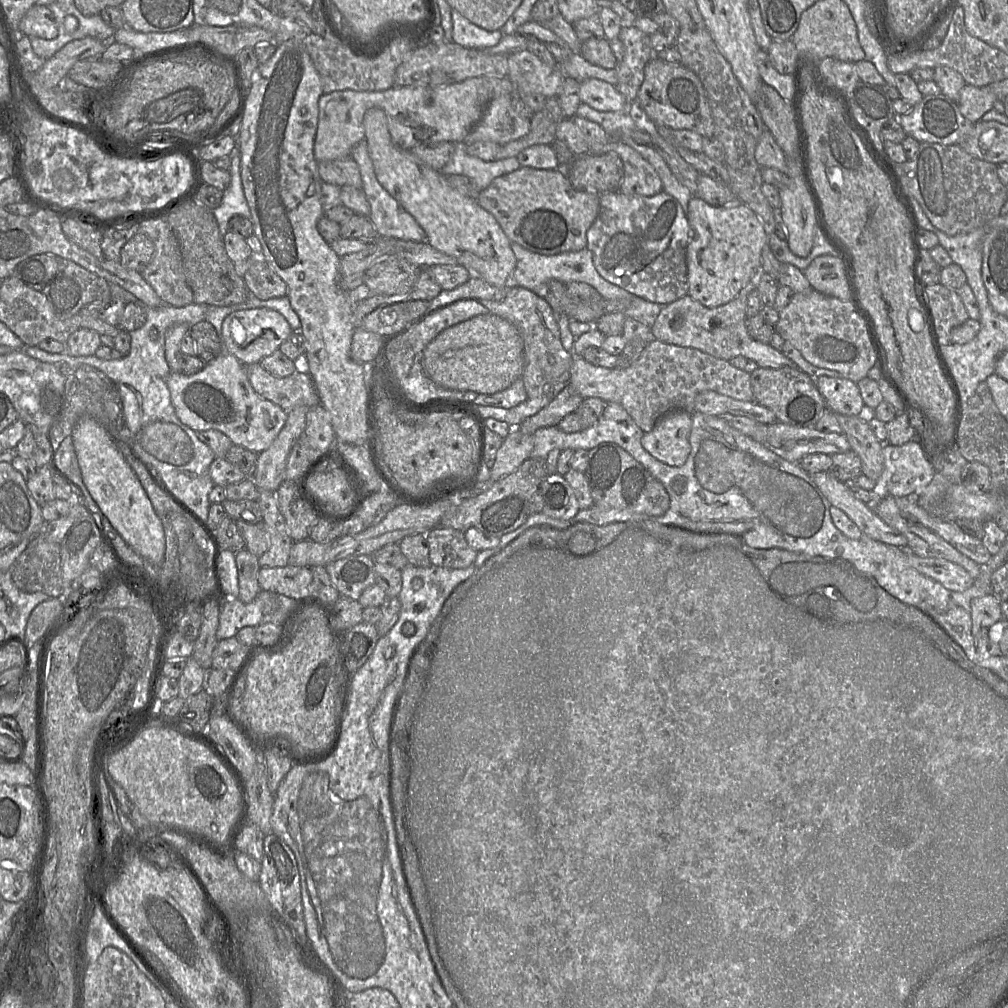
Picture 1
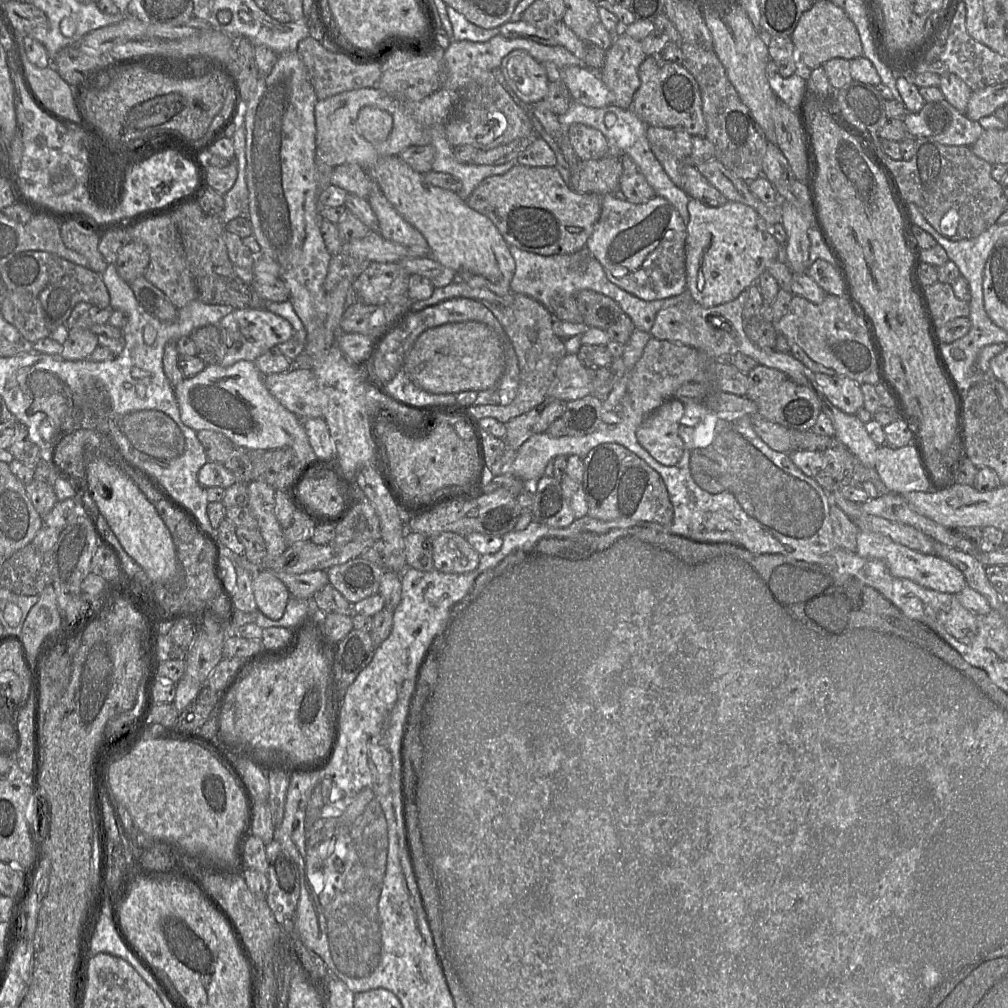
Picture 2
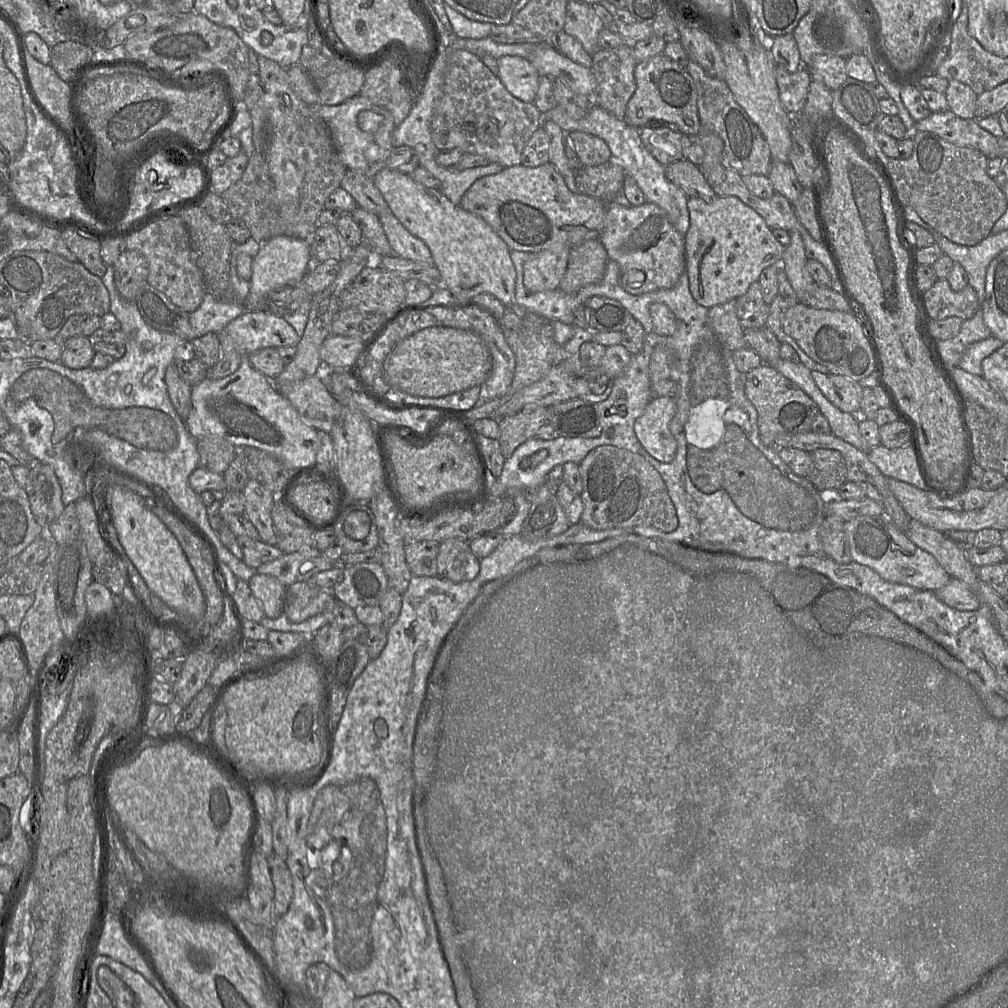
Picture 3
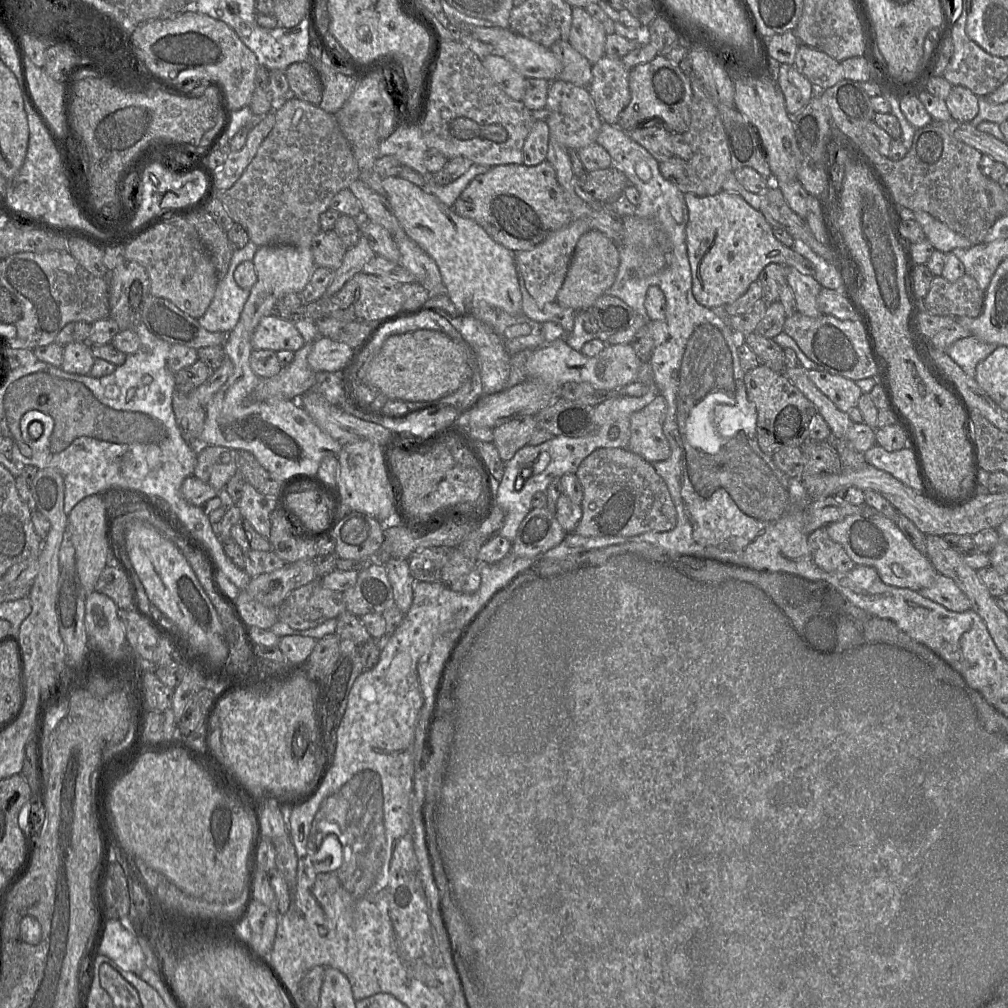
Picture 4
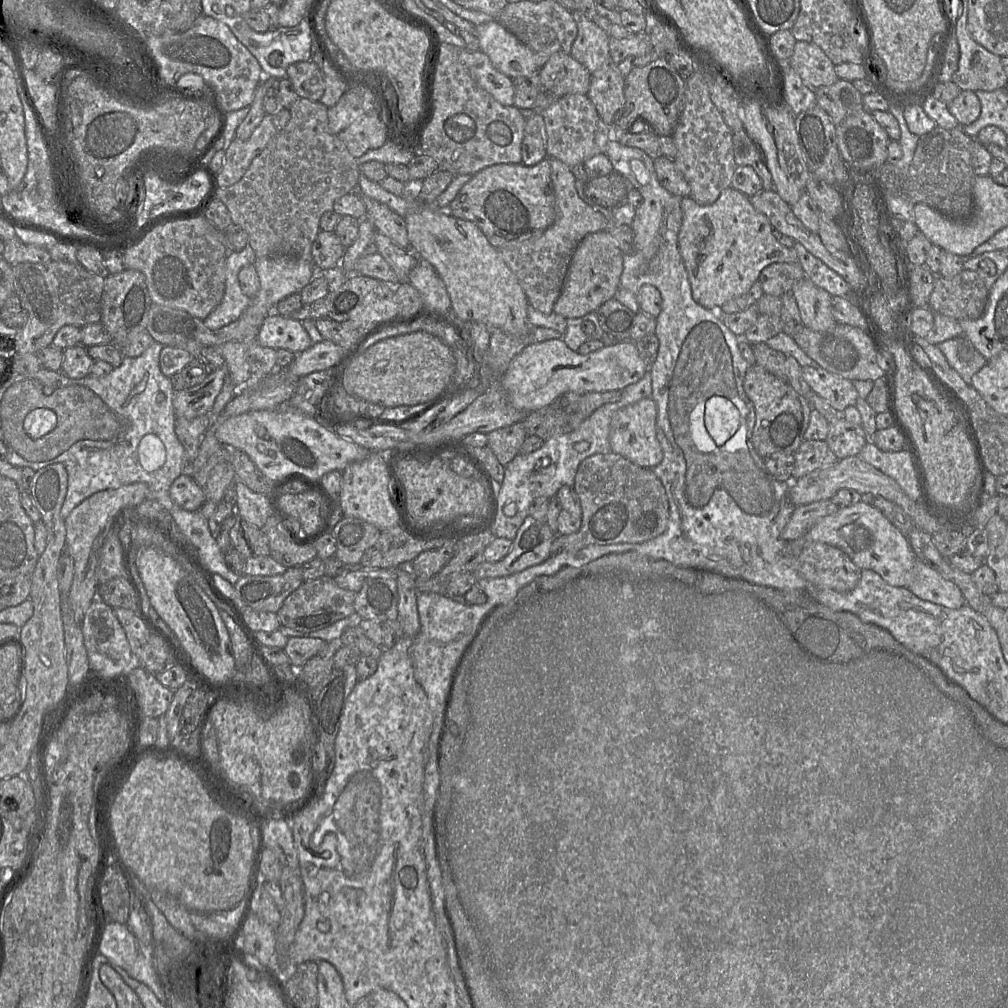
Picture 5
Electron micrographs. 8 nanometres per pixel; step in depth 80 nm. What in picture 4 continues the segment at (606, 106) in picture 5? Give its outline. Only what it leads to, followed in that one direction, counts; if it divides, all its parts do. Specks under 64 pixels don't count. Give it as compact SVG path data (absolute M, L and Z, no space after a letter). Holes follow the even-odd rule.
M606 54L592 66L588 90L603 122L617 124L620 113L630 102L629 73L622 59Z

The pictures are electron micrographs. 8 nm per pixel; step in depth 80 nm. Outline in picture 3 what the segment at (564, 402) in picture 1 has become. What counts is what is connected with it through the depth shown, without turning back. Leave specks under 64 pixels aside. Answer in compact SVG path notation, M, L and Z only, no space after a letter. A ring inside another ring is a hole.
M549 407L525 409L499 421L498 441L503 456L507 459L526 440L536 436L538 430L549 422Z

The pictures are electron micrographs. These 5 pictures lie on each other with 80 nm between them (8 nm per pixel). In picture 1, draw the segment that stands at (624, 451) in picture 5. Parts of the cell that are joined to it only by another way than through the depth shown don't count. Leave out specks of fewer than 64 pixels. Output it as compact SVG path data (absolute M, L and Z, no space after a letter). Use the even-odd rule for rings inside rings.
M683 410L668 412L656 422L650 432L644 433L641 444L657 460L680 467L691 451L691 425L691 414Z

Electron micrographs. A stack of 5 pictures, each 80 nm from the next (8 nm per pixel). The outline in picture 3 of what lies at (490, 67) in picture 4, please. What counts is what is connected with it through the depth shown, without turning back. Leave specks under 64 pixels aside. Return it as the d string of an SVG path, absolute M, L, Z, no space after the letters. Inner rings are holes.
M502 56L497 63L498 78L507 91L523 102L533 103L541 77L536 68L520 56Z

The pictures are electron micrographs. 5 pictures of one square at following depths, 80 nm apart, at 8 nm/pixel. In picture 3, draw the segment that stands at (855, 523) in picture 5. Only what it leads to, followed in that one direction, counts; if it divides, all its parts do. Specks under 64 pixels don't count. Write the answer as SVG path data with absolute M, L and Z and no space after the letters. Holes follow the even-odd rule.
M862 516L845 521L844 533L853 561L870 567L886 581L936 591L952 578L933 555L917 547L886 517Z

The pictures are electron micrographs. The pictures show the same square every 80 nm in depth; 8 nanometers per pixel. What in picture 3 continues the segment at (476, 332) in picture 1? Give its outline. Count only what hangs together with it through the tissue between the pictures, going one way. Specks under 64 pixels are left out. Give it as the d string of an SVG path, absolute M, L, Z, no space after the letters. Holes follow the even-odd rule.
M445 326L429 327L405 338L384 362L391 388L418 397L439 398L481 386L492 369L488 348L475 333Z

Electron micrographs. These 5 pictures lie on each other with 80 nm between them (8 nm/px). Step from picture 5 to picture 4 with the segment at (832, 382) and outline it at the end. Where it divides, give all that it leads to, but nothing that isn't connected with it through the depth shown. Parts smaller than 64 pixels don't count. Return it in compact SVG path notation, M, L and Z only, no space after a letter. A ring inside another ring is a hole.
M808 370L807 375L815 386L826 395L835 406L847 412L857 407L862 391L855 381L827 371Z

